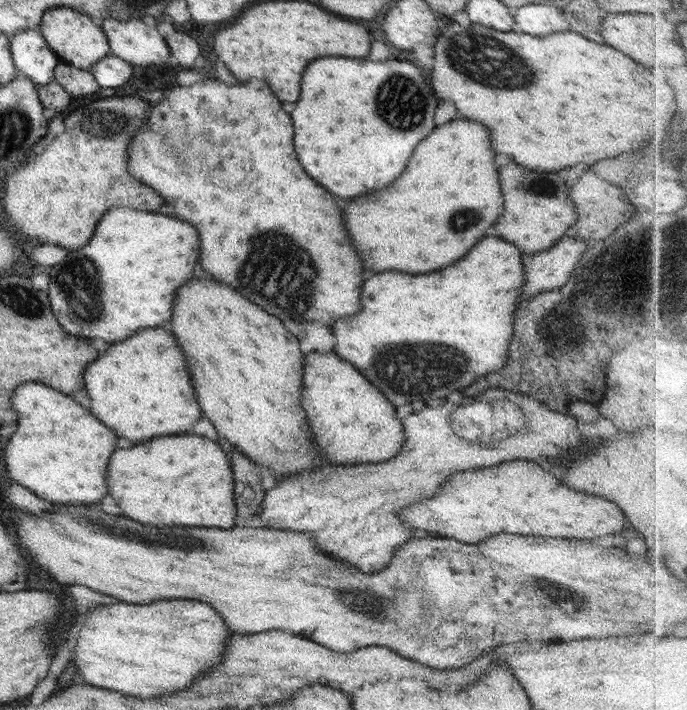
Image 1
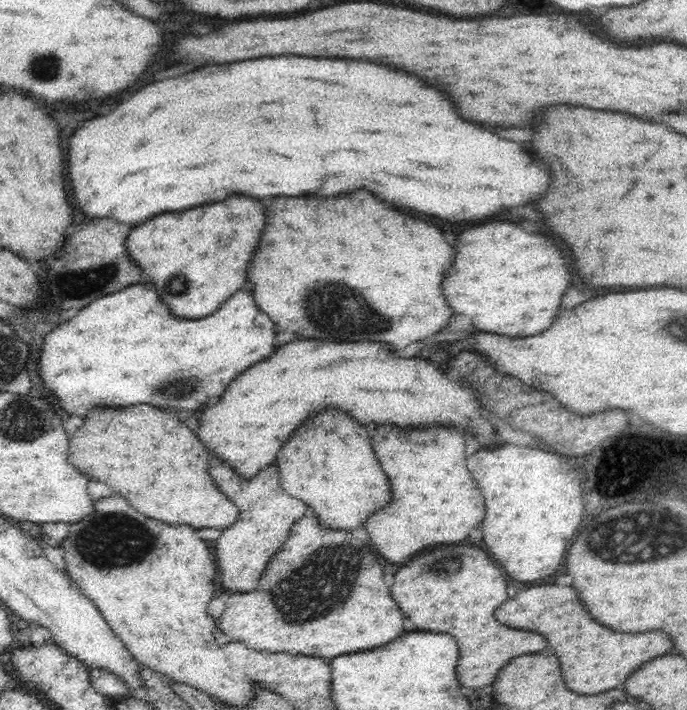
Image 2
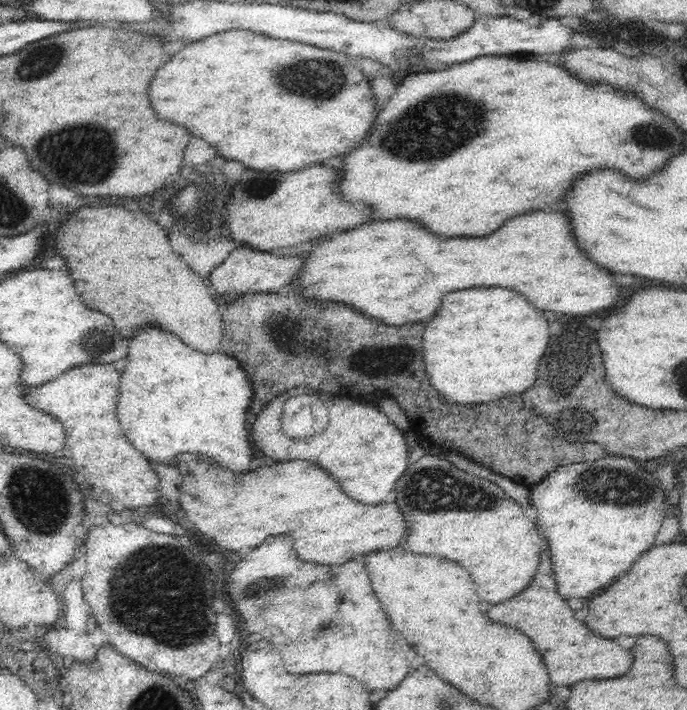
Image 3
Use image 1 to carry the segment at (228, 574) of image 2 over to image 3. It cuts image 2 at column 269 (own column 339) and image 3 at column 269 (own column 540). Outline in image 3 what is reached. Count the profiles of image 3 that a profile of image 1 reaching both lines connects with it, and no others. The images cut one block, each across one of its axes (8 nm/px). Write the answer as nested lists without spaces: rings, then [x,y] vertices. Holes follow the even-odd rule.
[[[290,390],[272,398],[272,402],[260,410],[252,424],[252,438],[256,446],[266,456],[280,462],[318,462],[320,468],[324,468],[340,482],[342,490],[350,498],[356,498],[356,502],[362,504],[380,504],[384,496],[396,488],[396,480],[402,478],[408,468],[408,441],[404,431],[394,426],[388,416],[374,406],[348,398],[332,398],[328,394],[320,394],[320,398],[322,400],[318,400],[314,394],[298,396],[298,390]]]

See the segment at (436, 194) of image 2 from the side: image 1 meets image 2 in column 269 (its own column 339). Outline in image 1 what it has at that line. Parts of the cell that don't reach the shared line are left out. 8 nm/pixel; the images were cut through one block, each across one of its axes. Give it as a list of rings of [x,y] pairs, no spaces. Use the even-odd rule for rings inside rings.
[[[318,58],[302,74],[302,92],[294,106],[290,116],[294,120],[294,148],[300,164],[308,176],[334,192],[334,196],[352,198],[390,186],[406,170],[416,144],[430,134],[430,128],[434,130],[438,100],[428,80],[410,62]]]

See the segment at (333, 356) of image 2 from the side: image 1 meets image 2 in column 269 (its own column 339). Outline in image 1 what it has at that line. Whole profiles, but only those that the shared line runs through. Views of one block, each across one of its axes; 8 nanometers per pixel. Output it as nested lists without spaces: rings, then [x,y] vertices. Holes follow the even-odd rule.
[[[334,351],[328,354],[310,352],[304,356],[303,372],[302,408],[312,428],[312,442],[322,452],[320,456],[324,465],[376,464],[391,460],[400,452],[406,436],[400,420],[396,418],[394,406],[376,386],[368,382],[368,378],[364,378],[364,374],[358,372],[356,366],[344,358],[338,358]]]

